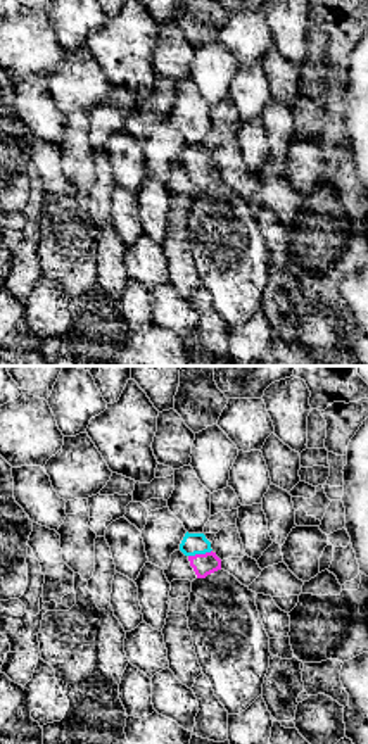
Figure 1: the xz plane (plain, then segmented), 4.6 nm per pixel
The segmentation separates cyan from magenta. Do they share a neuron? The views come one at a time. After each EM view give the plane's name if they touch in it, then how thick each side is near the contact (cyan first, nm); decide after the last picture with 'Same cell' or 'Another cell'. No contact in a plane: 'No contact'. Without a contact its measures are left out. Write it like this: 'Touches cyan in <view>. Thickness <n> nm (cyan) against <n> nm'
Touches cyan in xz. Thickness 100 nm (cyan) against 100 nm

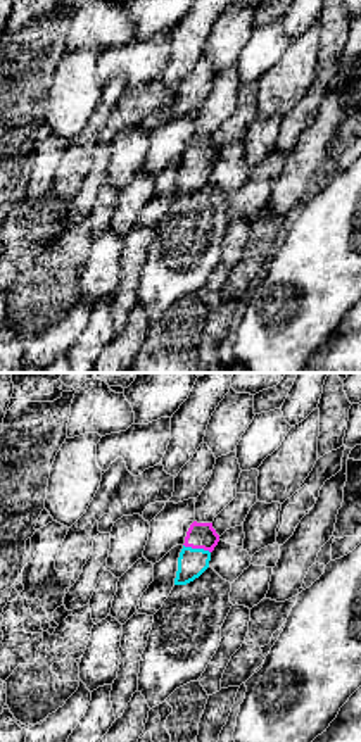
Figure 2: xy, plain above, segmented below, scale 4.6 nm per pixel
Touches cyan in xy. Thickness 140 nm (cyan) against 130 nm

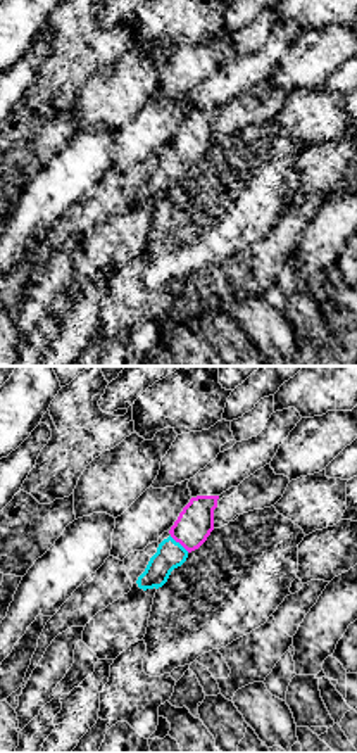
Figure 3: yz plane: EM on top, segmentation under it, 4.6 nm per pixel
Touches cyan in yz. Thickness 130 nm (cyan) against 170 nm

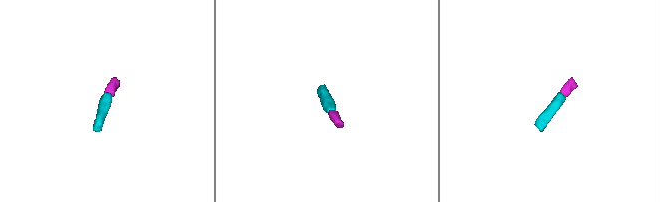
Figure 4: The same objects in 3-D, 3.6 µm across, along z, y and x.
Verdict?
Same cell

